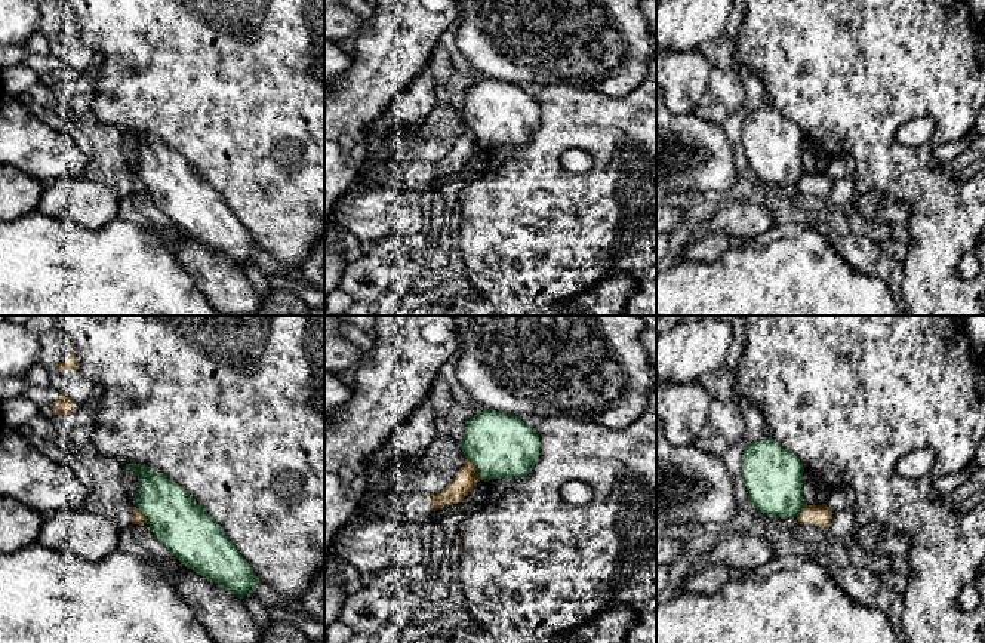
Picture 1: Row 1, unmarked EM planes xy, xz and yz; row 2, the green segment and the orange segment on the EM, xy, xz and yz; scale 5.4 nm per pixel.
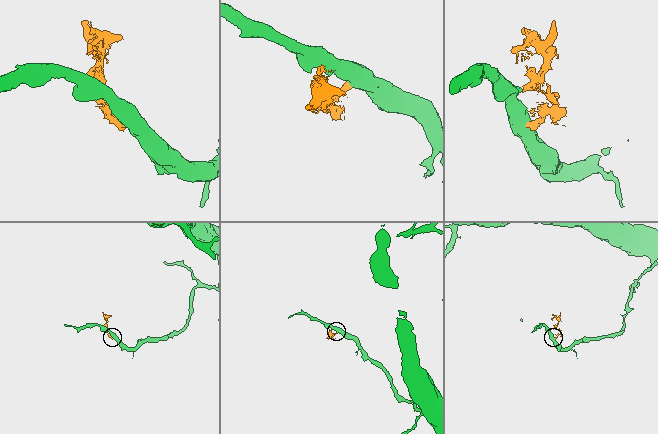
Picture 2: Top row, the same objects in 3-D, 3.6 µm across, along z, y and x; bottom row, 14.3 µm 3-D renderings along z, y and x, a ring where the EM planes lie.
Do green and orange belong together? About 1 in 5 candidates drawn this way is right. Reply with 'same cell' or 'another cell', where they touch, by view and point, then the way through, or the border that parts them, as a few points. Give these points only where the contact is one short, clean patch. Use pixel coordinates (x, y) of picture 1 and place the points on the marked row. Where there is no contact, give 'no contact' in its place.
another cell | xz (476, 467) | along xz (465, 458), (474, 465), (476, 474), (480, 479)

